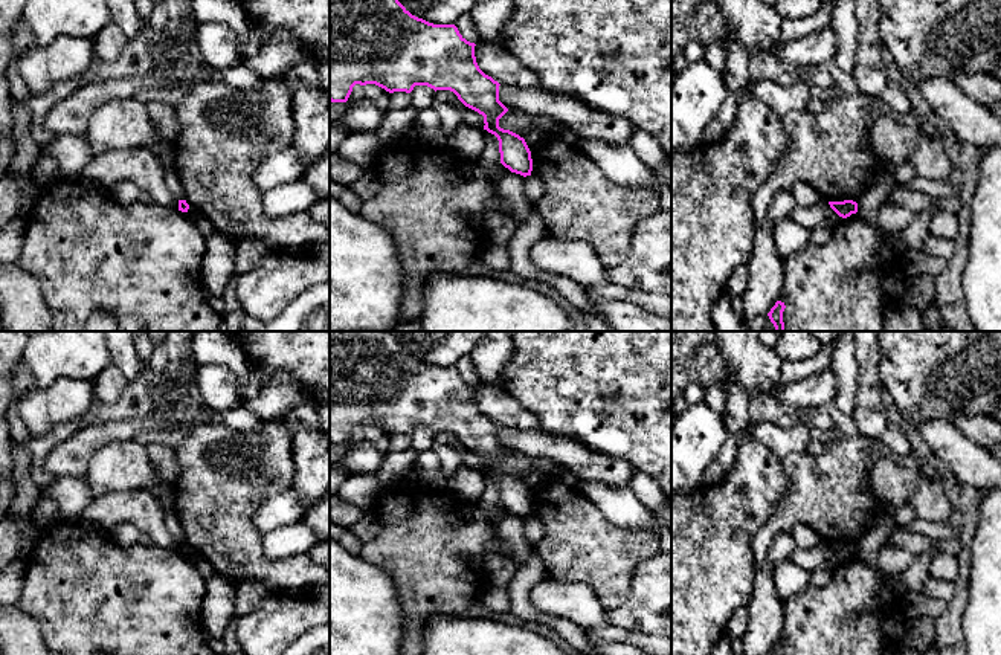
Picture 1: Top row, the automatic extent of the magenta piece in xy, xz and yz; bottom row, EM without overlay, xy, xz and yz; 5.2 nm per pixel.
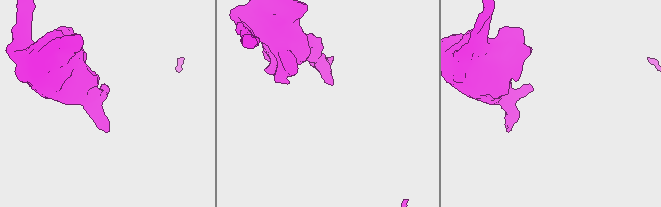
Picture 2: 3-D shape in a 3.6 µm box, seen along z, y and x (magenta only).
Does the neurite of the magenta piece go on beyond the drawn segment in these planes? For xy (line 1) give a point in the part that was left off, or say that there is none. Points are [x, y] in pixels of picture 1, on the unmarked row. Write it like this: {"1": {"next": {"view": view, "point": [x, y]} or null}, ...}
{"1": {"next": null}}

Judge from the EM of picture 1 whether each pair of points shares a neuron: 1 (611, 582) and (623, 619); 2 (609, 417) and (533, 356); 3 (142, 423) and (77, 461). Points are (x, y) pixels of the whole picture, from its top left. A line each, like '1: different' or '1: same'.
1: different
2: same
3: same

